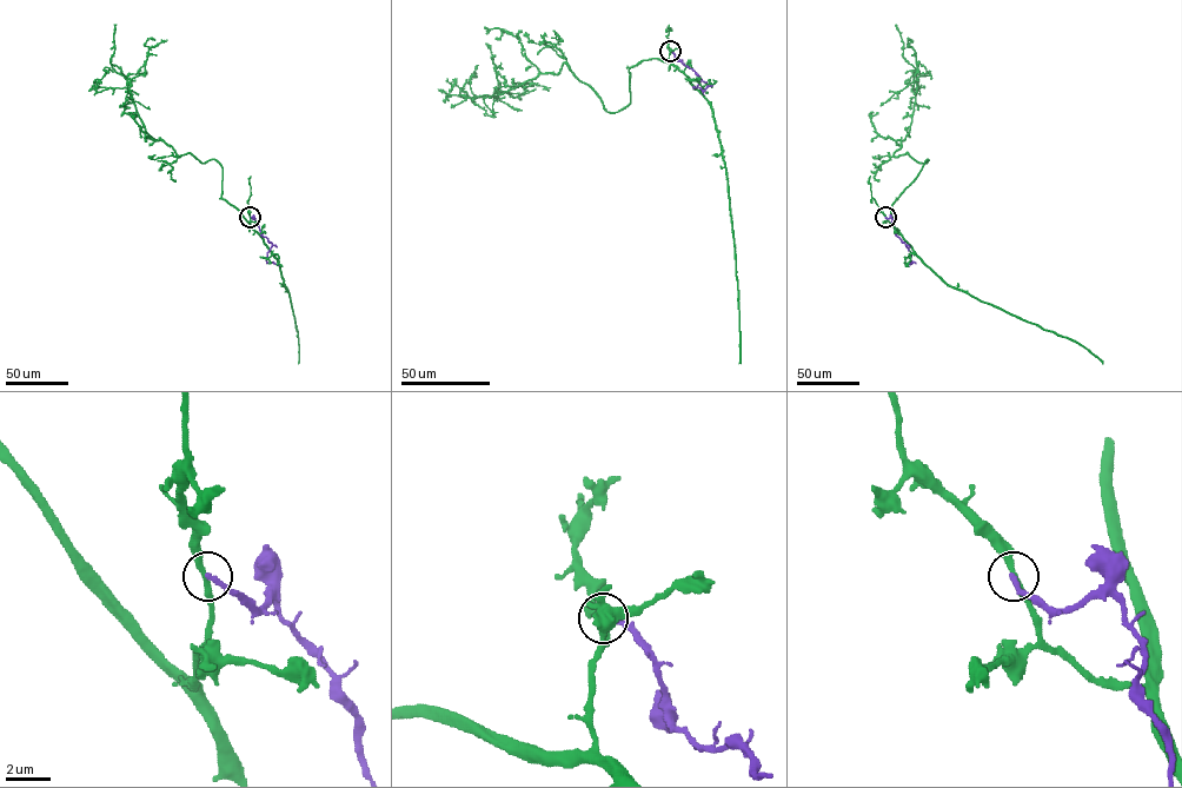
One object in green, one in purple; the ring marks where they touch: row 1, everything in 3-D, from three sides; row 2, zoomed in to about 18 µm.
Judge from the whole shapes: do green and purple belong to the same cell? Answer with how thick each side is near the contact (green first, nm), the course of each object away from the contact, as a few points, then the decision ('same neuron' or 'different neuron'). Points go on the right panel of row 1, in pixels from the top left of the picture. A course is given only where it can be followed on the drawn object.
calibres 240 and 220 nm; course green (885, 217), (892, 223), (891, 205), (928, 160), (894, 156), (909, 131), (917, 73), (903, 57), (895, 24); course purple (885, 217), (891, 218), (896, 234), (911, 253), (909, 265); different neuron

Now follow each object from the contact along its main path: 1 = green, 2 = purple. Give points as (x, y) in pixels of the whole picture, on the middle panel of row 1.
1: (670, 51), (669, 61), (630, 68), (630, 103), (610, 112), (565, 63), (479, 97), (469, 84), (477, 65)
2: (670, 51), (702, 80), (694, 87), (703, 90), (714, 85)

